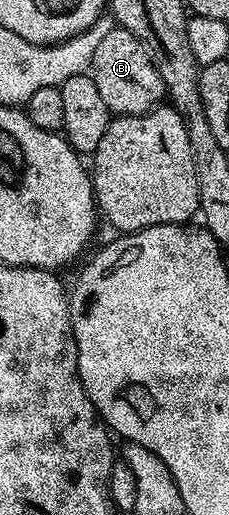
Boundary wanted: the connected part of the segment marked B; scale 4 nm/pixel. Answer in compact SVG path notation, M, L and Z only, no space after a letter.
M114 28L94 48L90 73L106 108L113 115L144 114L165 101L164 81L158 68L152 63L147 46L132 35L129 30Z

